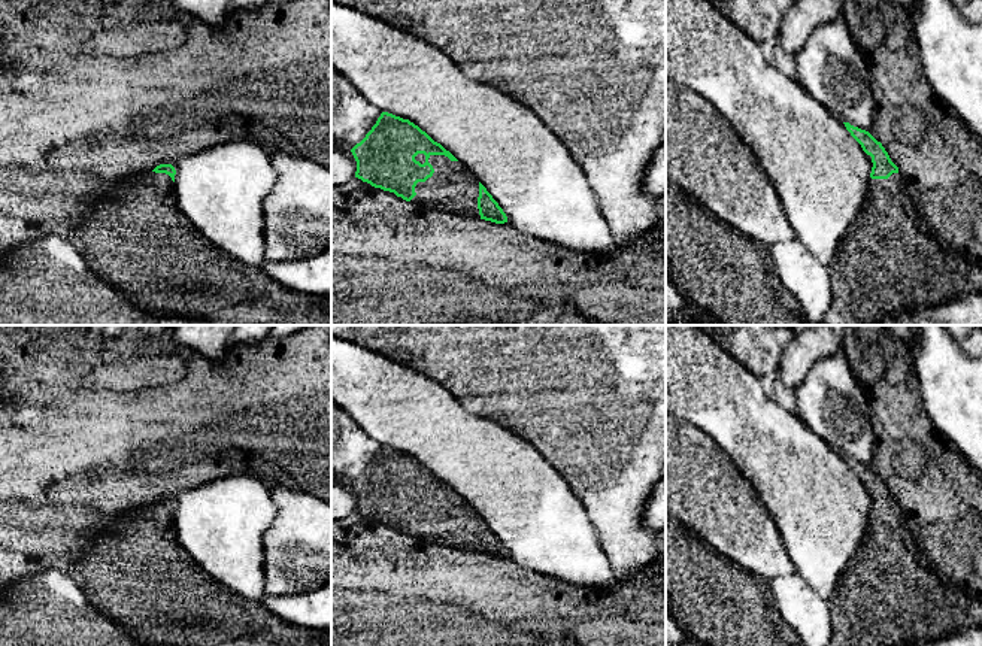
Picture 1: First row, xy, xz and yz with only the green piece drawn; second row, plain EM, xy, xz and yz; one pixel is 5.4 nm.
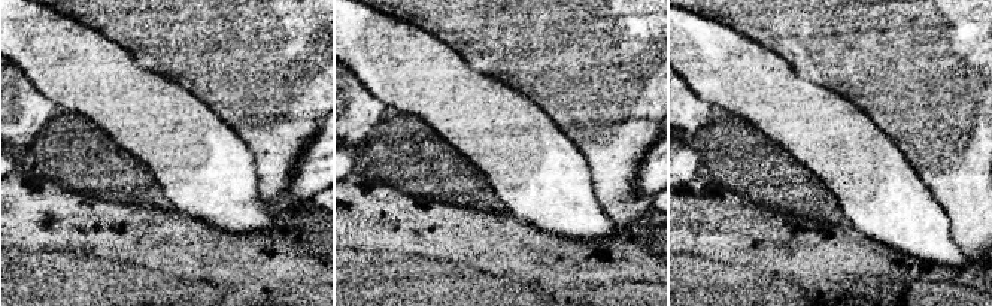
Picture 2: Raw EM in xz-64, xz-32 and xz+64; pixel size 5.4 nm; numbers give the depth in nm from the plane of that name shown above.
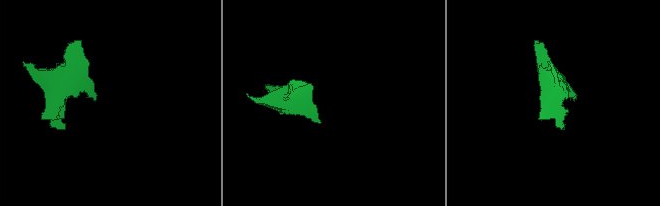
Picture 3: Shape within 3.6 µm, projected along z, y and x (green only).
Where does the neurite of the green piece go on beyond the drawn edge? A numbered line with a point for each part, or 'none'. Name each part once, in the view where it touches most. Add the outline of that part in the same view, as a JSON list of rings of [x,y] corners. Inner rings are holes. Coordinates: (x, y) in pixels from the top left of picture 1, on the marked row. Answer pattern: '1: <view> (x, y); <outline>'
1: xz (452, 187); [[[430,155],[428,163],[434,173],[415,186],[412,203],[428,209],[452,210],[457,215],[481,219],[478,209],[479,181],[461,163],[445,155]]]

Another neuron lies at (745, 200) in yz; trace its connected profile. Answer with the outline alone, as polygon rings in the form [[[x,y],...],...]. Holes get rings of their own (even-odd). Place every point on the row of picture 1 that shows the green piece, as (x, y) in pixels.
[[[666,79],[666,176],[767,248],[797,240],[764,169],[704,97]]]

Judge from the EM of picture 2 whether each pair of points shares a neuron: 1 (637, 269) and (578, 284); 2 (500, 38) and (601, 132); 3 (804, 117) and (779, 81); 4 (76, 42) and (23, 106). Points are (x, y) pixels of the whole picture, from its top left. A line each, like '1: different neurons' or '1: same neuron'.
1: same neuron
2: same neuron
3: same neuron
4: different neurons

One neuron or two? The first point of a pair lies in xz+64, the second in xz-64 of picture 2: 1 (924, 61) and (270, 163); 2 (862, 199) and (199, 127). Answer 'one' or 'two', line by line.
1: one
2: one

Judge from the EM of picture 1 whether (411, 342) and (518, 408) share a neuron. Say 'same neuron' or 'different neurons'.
same neuron

